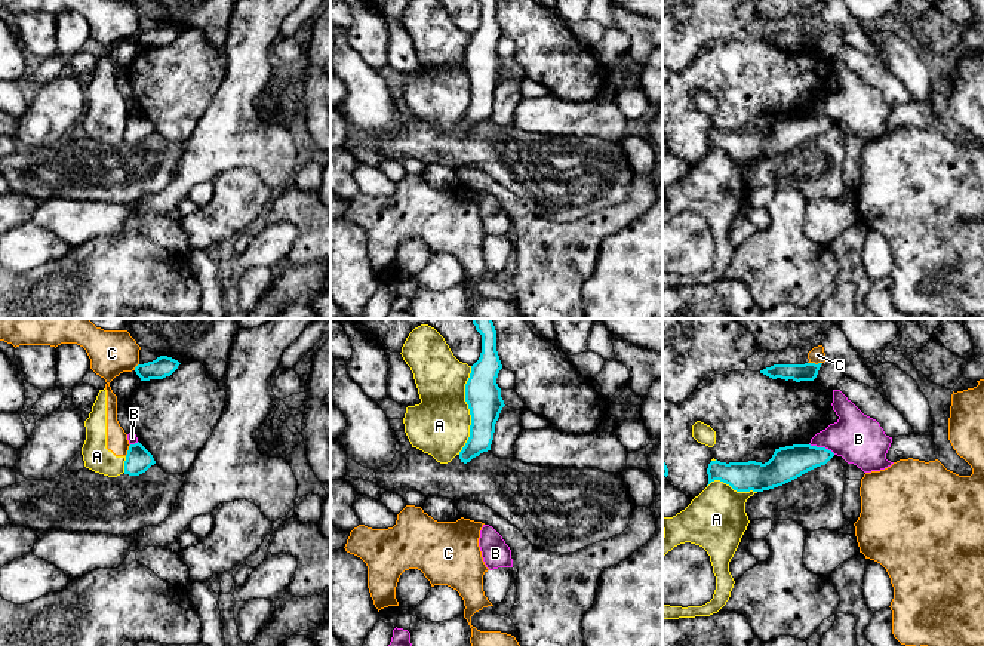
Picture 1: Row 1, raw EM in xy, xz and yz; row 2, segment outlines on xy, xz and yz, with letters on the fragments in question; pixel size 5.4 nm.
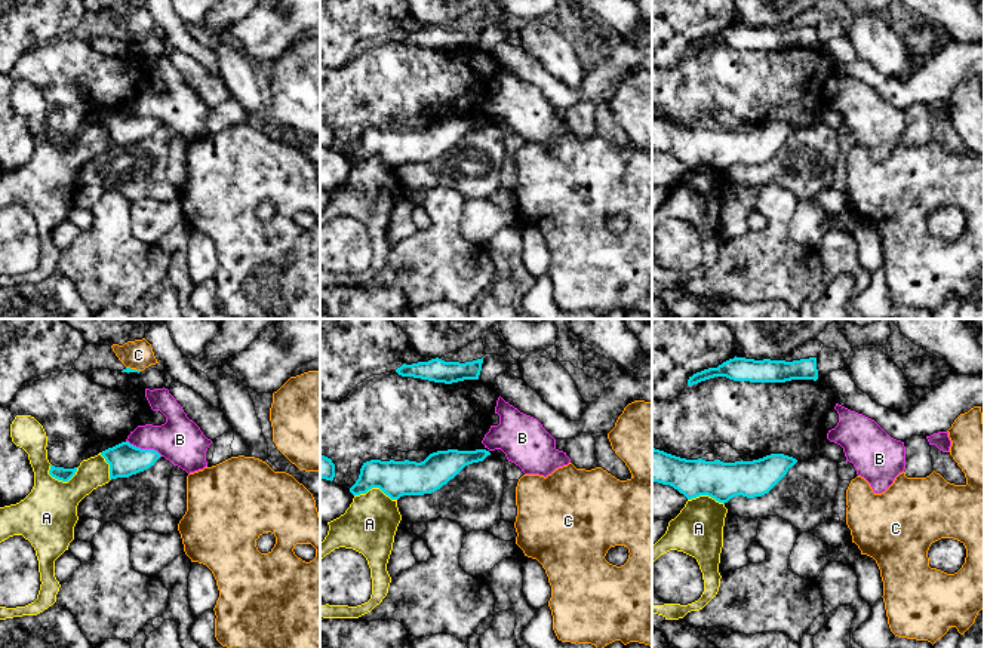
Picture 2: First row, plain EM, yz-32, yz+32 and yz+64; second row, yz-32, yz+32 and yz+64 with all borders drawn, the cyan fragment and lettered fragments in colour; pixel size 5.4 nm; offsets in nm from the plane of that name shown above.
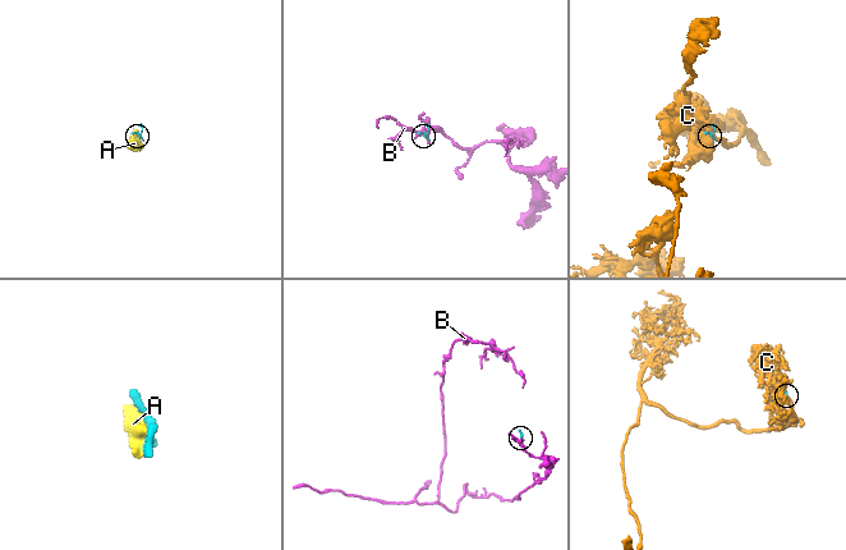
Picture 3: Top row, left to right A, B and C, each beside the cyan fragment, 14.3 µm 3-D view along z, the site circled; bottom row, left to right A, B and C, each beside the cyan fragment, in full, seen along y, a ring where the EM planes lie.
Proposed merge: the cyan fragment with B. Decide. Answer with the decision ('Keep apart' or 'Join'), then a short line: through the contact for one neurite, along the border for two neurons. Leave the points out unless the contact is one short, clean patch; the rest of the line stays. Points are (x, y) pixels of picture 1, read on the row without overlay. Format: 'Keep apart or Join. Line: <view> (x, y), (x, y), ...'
Keep apart. Line: yz (809, 111), (827, 116), (835, 122)

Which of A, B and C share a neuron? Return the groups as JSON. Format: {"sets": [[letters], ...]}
{"sets": [["A", "C"], ["B"]]}

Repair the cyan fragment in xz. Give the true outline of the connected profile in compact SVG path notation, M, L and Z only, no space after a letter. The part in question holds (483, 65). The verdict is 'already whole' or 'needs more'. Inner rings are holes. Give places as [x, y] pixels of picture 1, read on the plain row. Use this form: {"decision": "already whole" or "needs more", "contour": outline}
{"decision": "already whole", "contour": "M479 0L482 3L482 21L471 34L465 52L465 70L471 83L470 105L459 120L461 130L467 132L483 120L491 119L495 92L502 79L504 68L496 52L502 37L496 19L496 0Z"}

